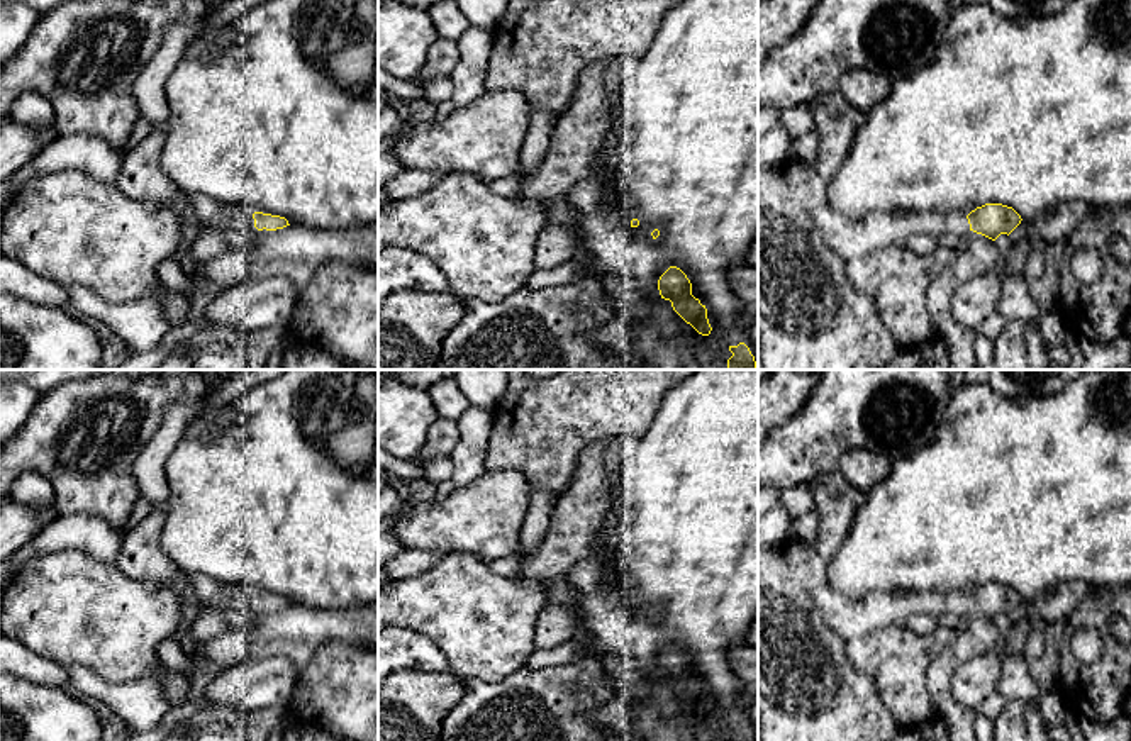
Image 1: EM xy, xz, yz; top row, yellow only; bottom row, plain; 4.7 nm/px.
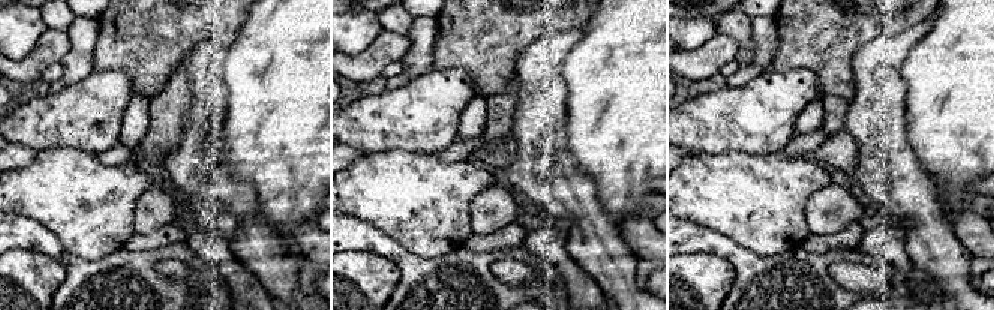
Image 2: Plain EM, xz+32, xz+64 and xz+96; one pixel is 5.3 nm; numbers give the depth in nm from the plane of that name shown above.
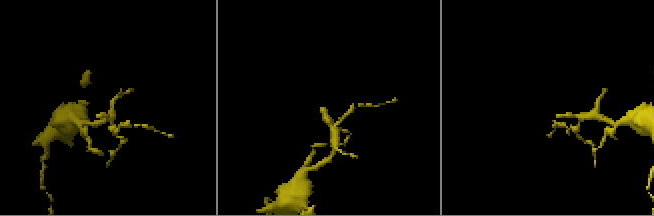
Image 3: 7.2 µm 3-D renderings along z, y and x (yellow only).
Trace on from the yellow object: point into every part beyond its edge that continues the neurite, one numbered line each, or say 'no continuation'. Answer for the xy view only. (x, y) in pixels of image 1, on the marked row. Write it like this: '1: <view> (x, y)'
1: xy (211, 212)

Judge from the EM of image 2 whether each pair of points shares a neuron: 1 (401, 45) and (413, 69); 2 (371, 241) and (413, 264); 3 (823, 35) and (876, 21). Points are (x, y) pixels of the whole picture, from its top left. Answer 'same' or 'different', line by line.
1: different
2: same
3: same

